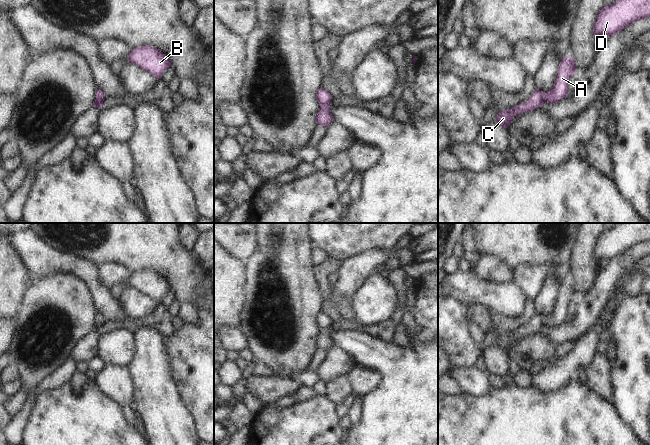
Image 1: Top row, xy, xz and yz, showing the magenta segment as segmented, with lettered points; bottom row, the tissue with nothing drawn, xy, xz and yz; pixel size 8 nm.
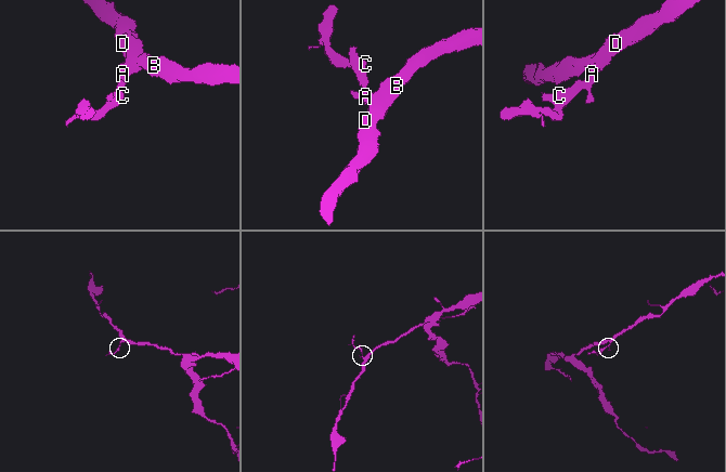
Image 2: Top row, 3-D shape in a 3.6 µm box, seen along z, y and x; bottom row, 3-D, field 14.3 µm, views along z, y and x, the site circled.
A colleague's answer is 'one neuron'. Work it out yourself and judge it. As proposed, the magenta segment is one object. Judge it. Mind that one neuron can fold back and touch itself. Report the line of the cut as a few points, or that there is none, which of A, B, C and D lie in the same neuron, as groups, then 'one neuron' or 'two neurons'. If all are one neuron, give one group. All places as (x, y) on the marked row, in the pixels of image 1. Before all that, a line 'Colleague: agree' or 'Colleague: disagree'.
Colleague: agree
no cut | A B C D | one neuron

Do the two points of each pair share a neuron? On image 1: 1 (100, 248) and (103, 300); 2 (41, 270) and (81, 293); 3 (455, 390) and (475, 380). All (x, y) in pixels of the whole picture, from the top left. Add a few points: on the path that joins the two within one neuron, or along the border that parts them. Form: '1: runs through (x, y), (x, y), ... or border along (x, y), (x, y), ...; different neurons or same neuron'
1: border along (74, 255), (86, 258), (96, 265); different neurons
2: border along (73, 275), (53, 273), (40, 279); different neurons
3: border along (448, 373), (463, 391); different neurons

